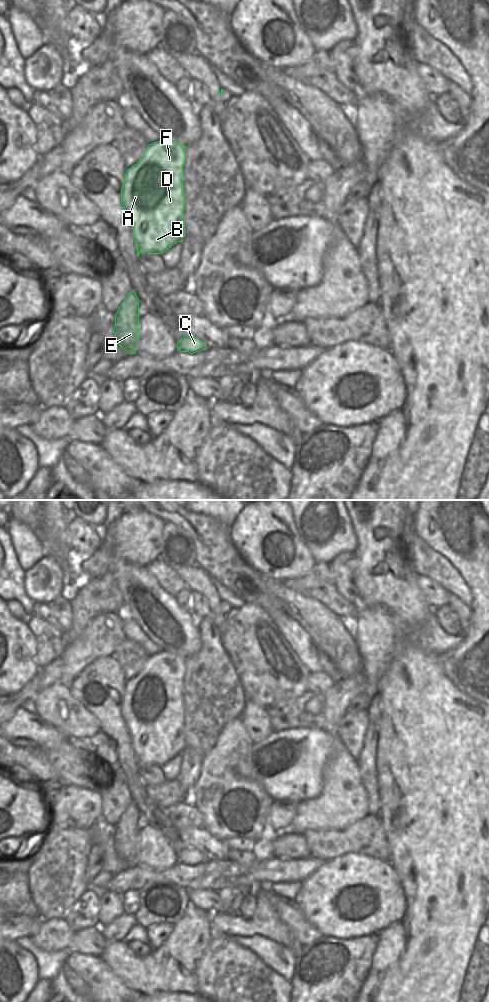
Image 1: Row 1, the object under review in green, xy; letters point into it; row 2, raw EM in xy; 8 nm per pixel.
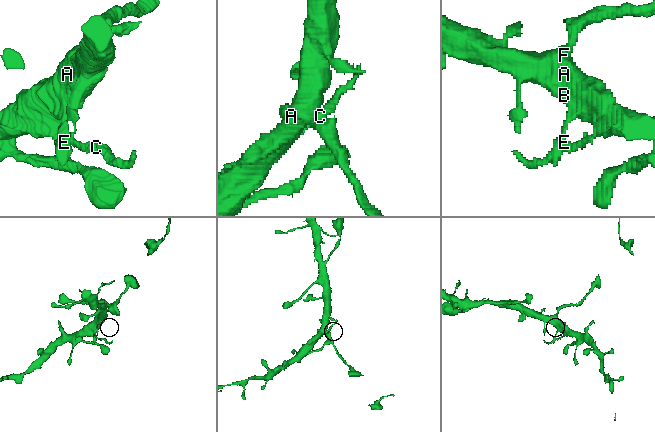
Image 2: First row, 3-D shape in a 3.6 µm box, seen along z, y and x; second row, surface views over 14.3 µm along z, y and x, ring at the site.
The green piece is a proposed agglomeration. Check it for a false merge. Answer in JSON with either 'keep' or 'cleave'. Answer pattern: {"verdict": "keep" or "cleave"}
{"verdict": "keep"}

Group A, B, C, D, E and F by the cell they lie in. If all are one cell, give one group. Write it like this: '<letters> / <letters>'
A B C D E F

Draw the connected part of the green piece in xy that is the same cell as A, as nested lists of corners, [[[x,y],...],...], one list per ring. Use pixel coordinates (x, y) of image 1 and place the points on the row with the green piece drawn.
[[[160,140],[149,144],[143,157],[125,173],[125,181],[121,189],[121,203],[129,217],[131,227],[133,229],[133,237],[137,247],[137,256],[140,252],[148,252],[150,254],[162,254],[169,250],[174,244],[181,242],[185,237],[185,223],[183,221],[183,209],[185,207],[185,197],[183,195],[183,165],[185,163],[185,149],[186,146],[174,140]]]

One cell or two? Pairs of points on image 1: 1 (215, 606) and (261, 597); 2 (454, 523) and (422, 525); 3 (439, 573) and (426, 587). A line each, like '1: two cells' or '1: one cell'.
1: two cells
2: one cell
3: two cells

